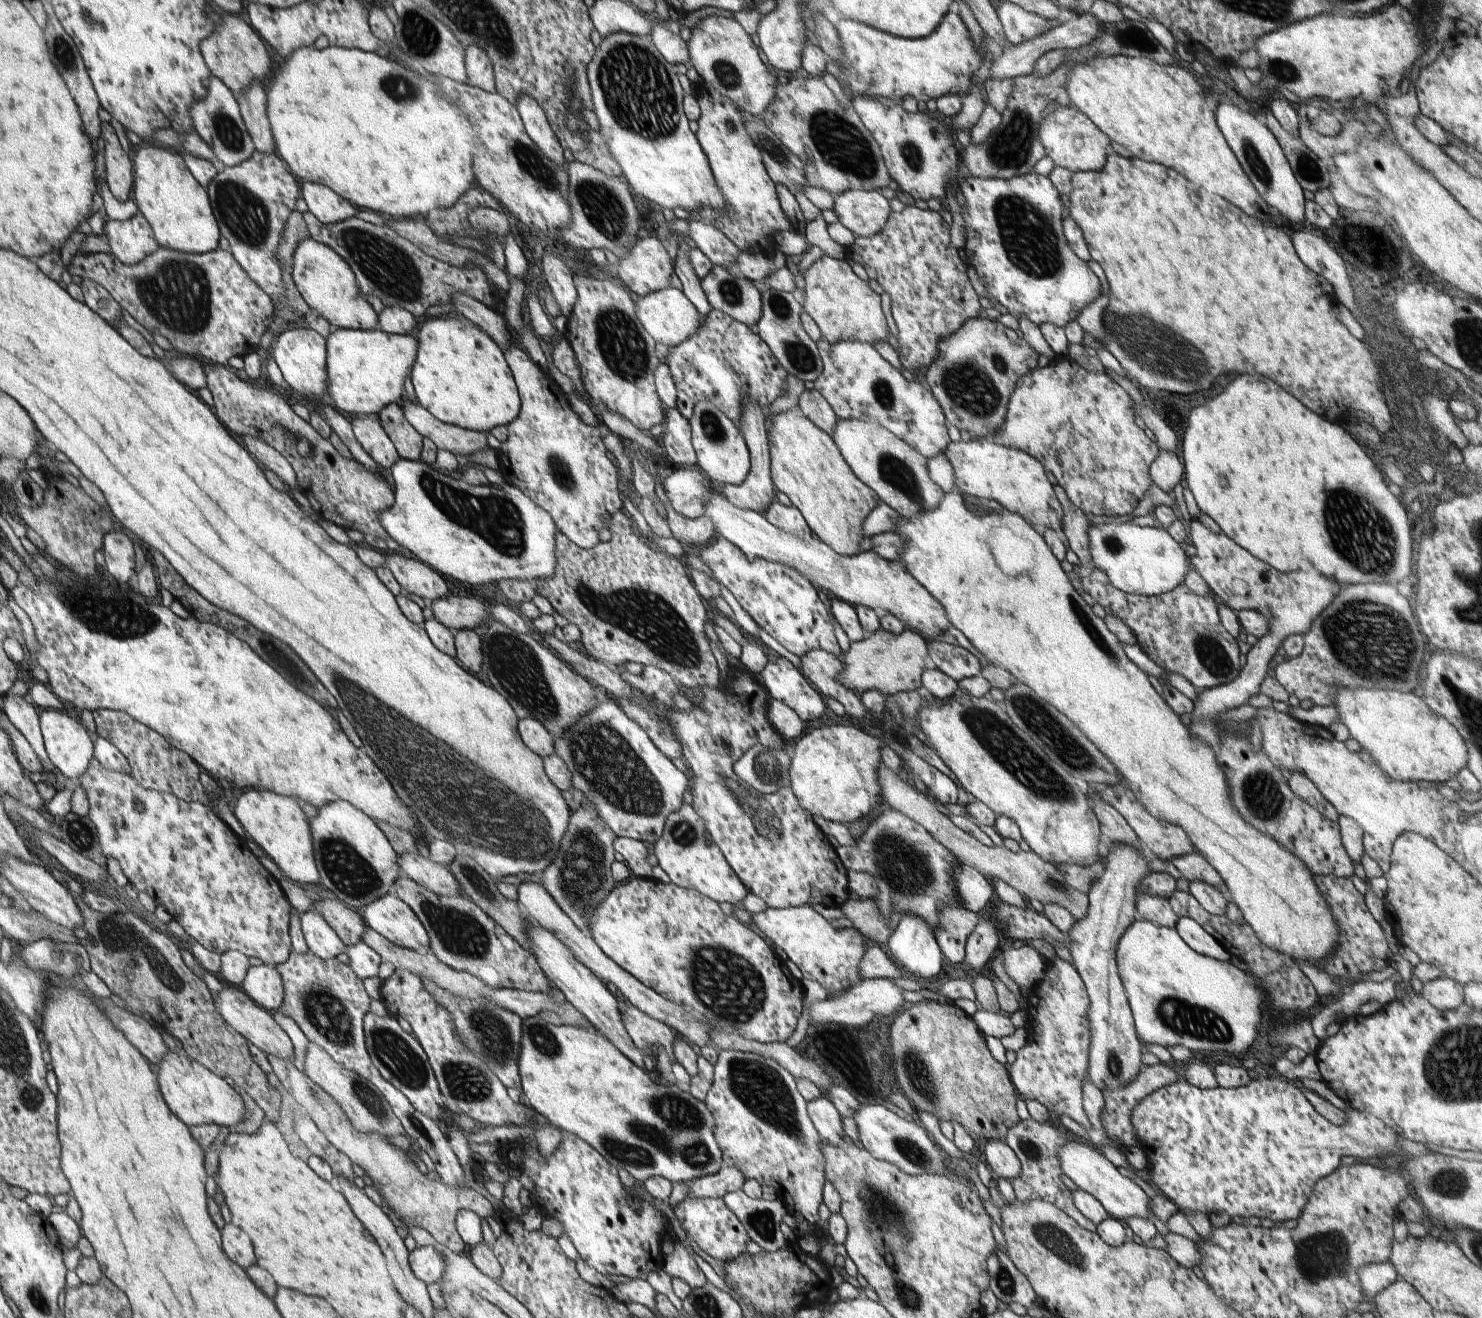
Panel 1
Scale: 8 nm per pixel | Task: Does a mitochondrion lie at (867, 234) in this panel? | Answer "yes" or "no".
no

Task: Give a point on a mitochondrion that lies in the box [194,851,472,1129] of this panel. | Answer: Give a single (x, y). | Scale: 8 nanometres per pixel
(323, 1009)

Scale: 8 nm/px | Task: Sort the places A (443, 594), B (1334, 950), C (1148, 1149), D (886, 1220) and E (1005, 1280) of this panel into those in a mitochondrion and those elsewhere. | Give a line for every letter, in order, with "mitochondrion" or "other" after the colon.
A: other
B: other
C: other
D: mitochondrion
E: mitochondrion

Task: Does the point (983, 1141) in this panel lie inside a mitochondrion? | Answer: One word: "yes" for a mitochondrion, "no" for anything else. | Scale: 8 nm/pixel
no

